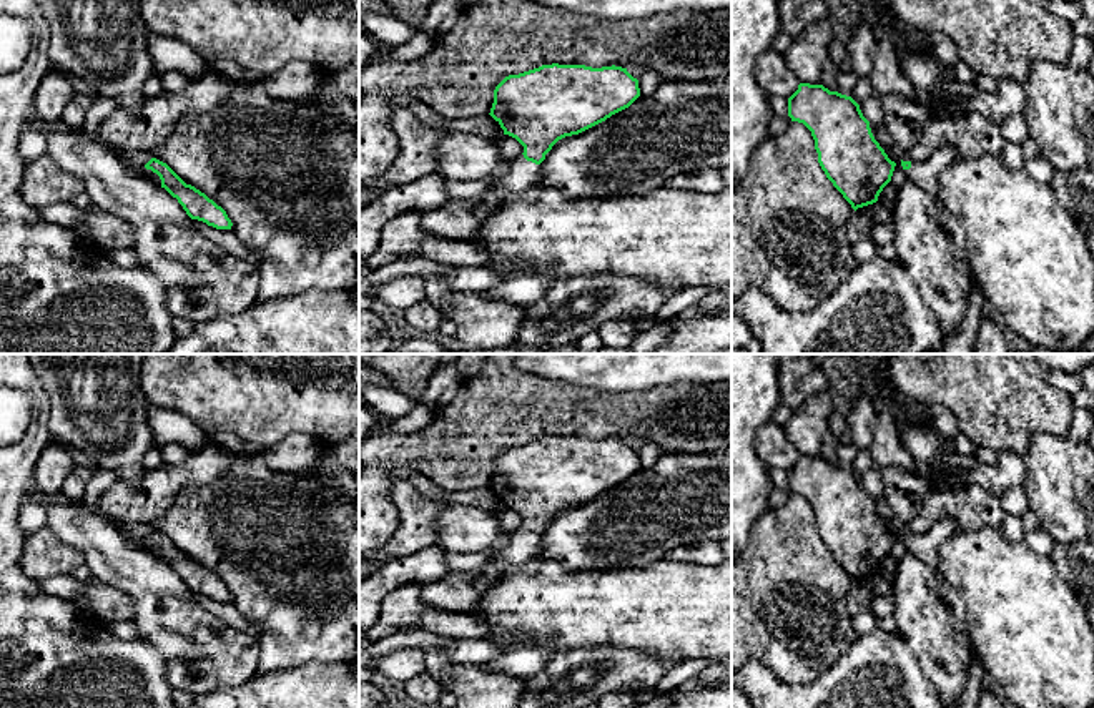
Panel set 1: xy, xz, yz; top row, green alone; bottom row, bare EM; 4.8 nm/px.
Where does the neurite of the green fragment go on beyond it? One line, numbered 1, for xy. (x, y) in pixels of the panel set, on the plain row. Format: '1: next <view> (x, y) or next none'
1: next xy (153, 549)

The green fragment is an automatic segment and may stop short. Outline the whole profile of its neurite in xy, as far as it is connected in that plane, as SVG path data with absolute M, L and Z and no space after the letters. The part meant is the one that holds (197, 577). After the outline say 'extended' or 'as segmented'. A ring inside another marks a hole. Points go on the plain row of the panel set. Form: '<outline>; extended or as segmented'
M151 530L145 540L148 552L176 570L191 592L203 593L216 602L231 602L233 595L226 583L205 565L186 557L166 535Z; extended

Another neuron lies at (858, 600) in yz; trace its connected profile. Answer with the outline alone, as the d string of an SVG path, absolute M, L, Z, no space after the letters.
M853 585L848 592L846 603L848 603L848 613L851 617L868 612L871 608L873 597L860 585Z

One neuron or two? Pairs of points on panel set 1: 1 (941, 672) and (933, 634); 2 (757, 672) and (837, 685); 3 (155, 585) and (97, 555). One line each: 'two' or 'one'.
1: one
2: one
3: one

